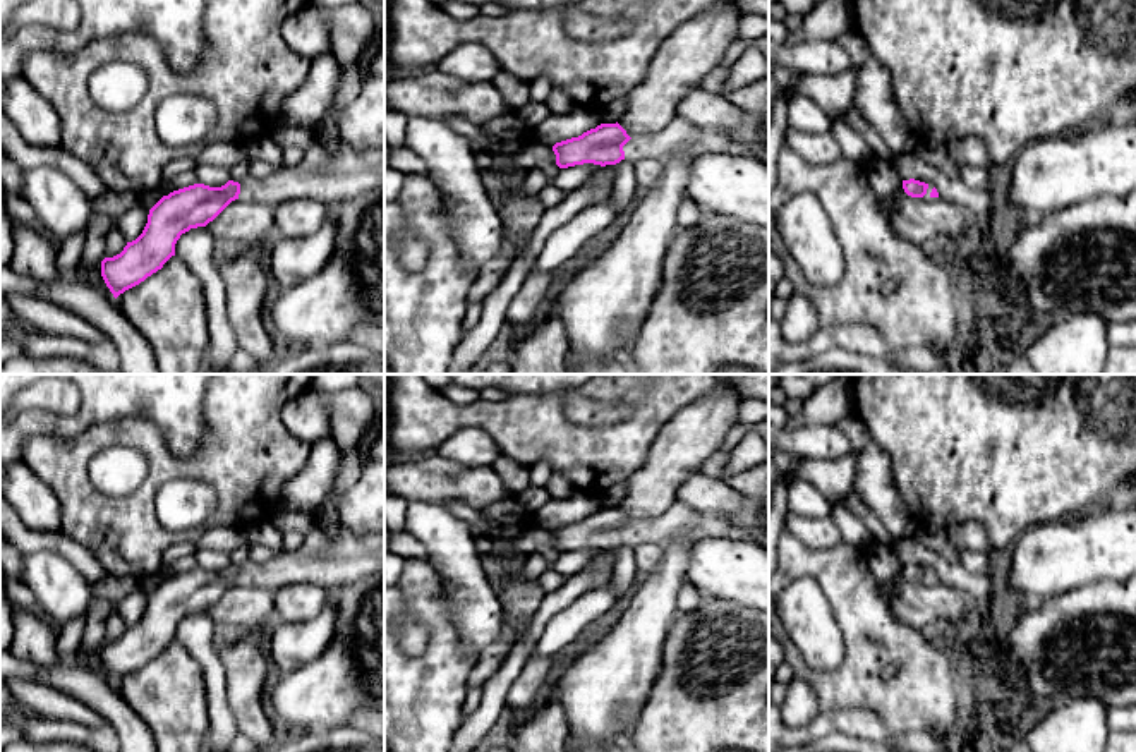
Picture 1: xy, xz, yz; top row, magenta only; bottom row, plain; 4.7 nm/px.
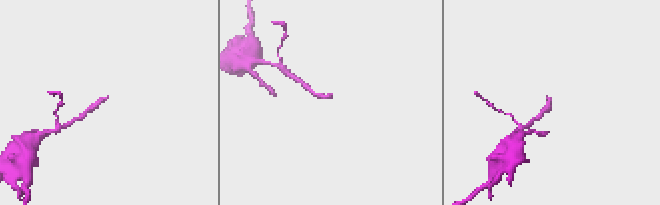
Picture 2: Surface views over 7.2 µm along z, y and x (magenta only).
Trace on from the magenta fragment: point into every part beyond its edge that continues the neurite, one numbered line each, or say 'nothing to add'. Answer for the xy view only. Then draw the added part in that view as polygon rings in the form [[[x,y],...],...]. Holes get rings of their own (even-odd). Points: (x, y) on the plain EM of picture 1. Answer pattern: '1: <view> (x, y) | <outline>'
1: xy (349, 557) | [[[319,510],[305,512],[314,519],[314,527],[299,549],[261,565],[247,561],[240,568],[239,584],[276,592],[290,584],[309,582],[335,591],[384,570],[384,529],[357,534],[341,524],[331,539],[319,524]]]

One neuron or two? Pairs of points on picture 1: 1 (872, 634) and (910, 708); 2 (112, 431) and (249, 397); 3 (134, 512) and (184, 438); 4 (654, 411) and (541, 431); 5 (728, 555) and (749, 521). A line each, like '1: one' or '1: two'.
1: one
2: one
3: two
4: one
5: two

